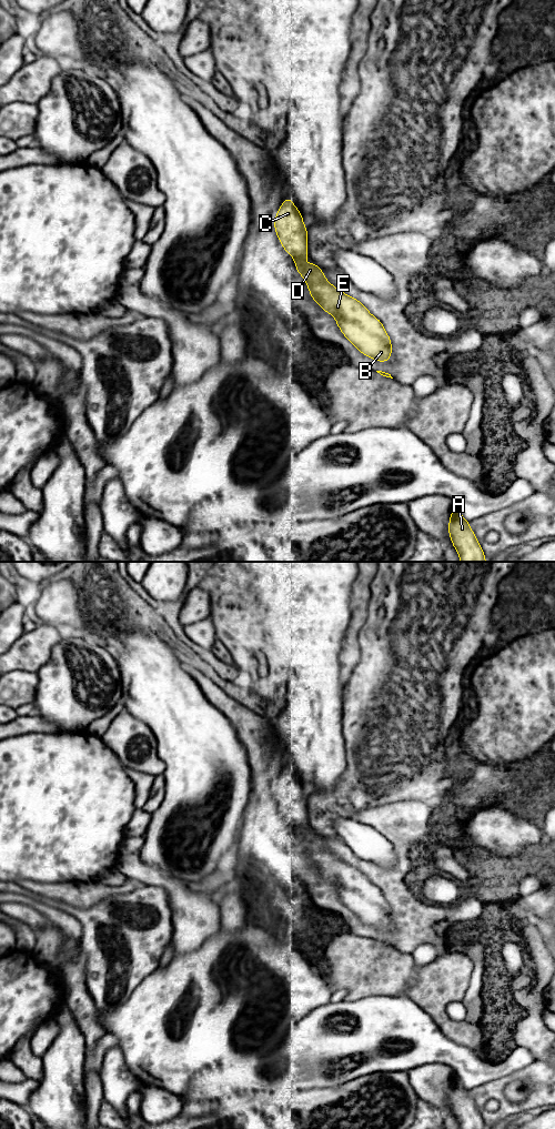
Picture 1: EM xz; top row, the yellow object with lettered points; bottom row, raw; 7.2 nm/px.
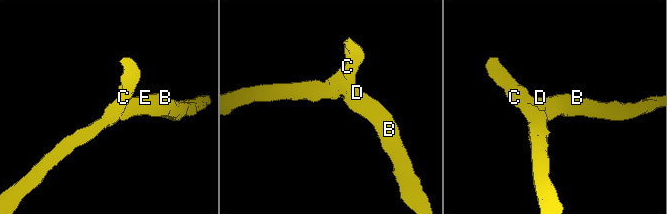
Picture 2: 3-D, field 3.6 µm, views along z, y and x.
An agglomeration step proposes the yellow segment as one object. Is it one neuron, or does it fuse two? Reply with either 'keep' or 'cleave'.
keep

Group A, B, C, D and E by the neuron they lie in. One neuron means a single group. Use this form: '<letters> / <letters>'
A B C D E

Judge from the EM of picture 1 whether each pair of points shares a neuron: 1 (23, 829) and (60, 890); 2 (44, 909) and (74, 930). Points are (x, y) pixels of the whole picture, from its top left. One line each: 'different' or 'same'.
1: different
2: same

